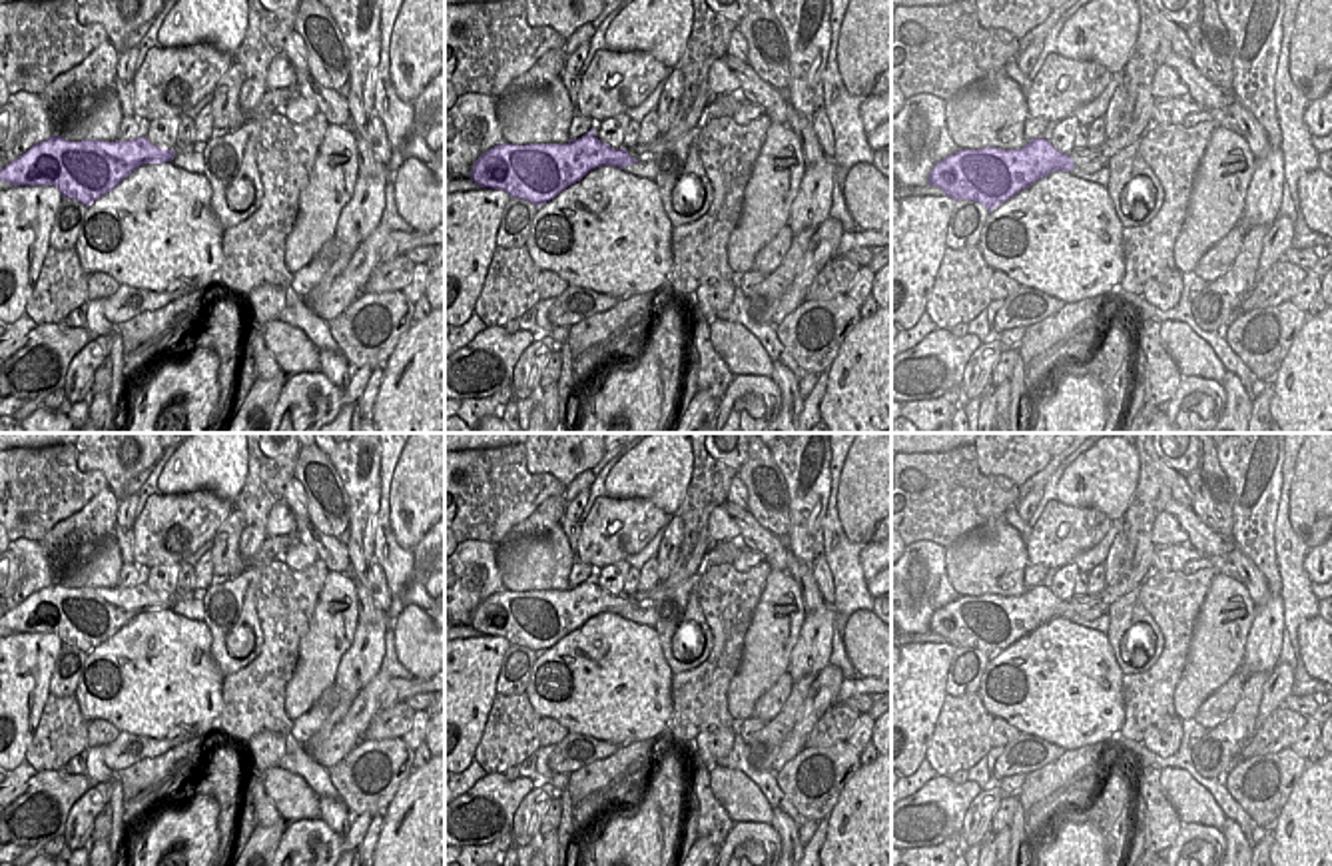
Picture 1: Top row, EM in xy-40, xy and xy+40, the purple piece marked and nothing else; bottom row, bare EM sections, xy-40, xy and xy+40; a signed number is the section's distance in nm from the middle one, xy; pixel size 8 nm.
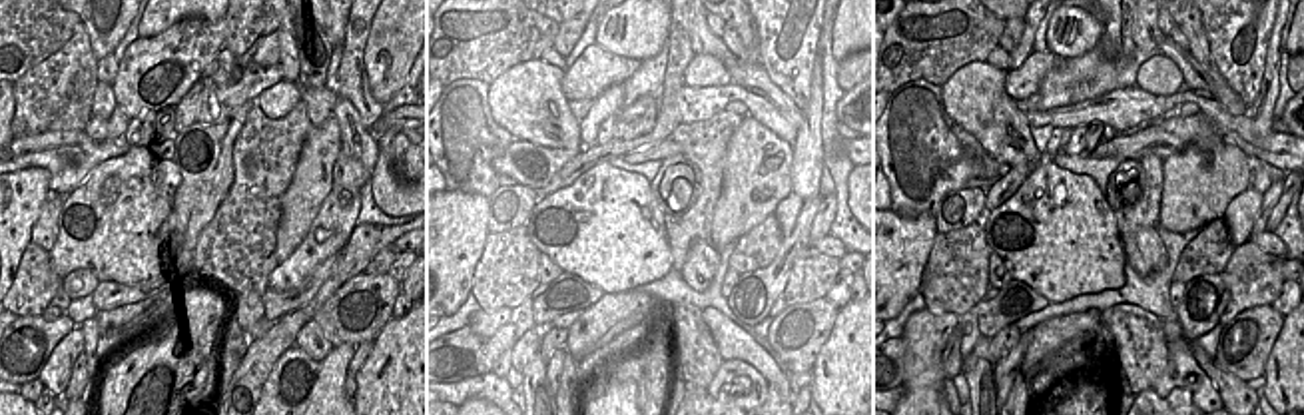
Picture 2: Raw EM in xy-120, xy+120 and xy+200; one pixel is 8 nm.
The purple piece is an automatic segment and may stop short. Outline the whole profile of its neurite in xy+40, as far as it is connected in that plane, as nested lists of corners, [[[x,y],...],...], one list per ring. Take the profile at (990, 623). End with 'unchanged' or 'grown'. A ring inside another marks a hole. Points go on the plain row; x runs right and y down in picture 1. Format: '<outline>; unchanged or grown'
[[[1037,585],[1029,587],[1021,597],[959,597],[933,613],[929,633],[941,635],[955,649],[977,649],[991,660],[999,650],[1051,619],[1079,615],[1085,621],[1095,621],[1107,615],[1109,607],[1073,609],[1069,601],[1061,601],[1049,587]]]; grown

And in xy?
[[[594,575],[568,591],[500,591],[473,613],[471,627],[481,635],[504,637],[510,645],[542,652],[600,613],[640,609],[628,597],[600,589]]]; unchanged

